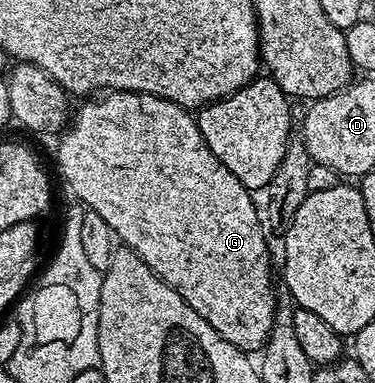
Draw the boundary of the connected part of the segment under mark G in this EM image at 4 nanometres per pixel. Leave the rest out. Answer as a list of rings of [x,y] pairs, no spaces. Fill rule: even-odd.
[[[106,91],[93,101],[83,103],[86,104],[79,111],[77,108],[73,112],[68,126],[61,132],[62,140],[58,143],[58,171],[62,174],[63,181],[70,186],[71,193],[83,203],[81,204],[83,208],[100,213],[100,217],[108,221],[115,236],[130,250],[135,251],[146,262],[148,269],[152,269],[152,273],[156,273],[169,287],[176,289],[176,293],[184,297],[186,304],[196,309],[196,313],[200,313],[200,317],[204,317],[204,321],[208,321],[208,325],[212,325],[212,329],[216,329],[216,333],[220,333],[224,341],[232,341],[232,345],[236,345],[244,352],[257,352],[270,338],[270,330],[274,324],[276,290],[274,291],[274,279],[270,276],[270,251],[266,248],[268,235],[258,224],[251,191],[240,185],[240,181],[236,181],[236,176],[228,173],[226,166],[218,160],[216,153],[208,149],[198,128],[197,118],[187,108],[155,95],[135,91]]]

